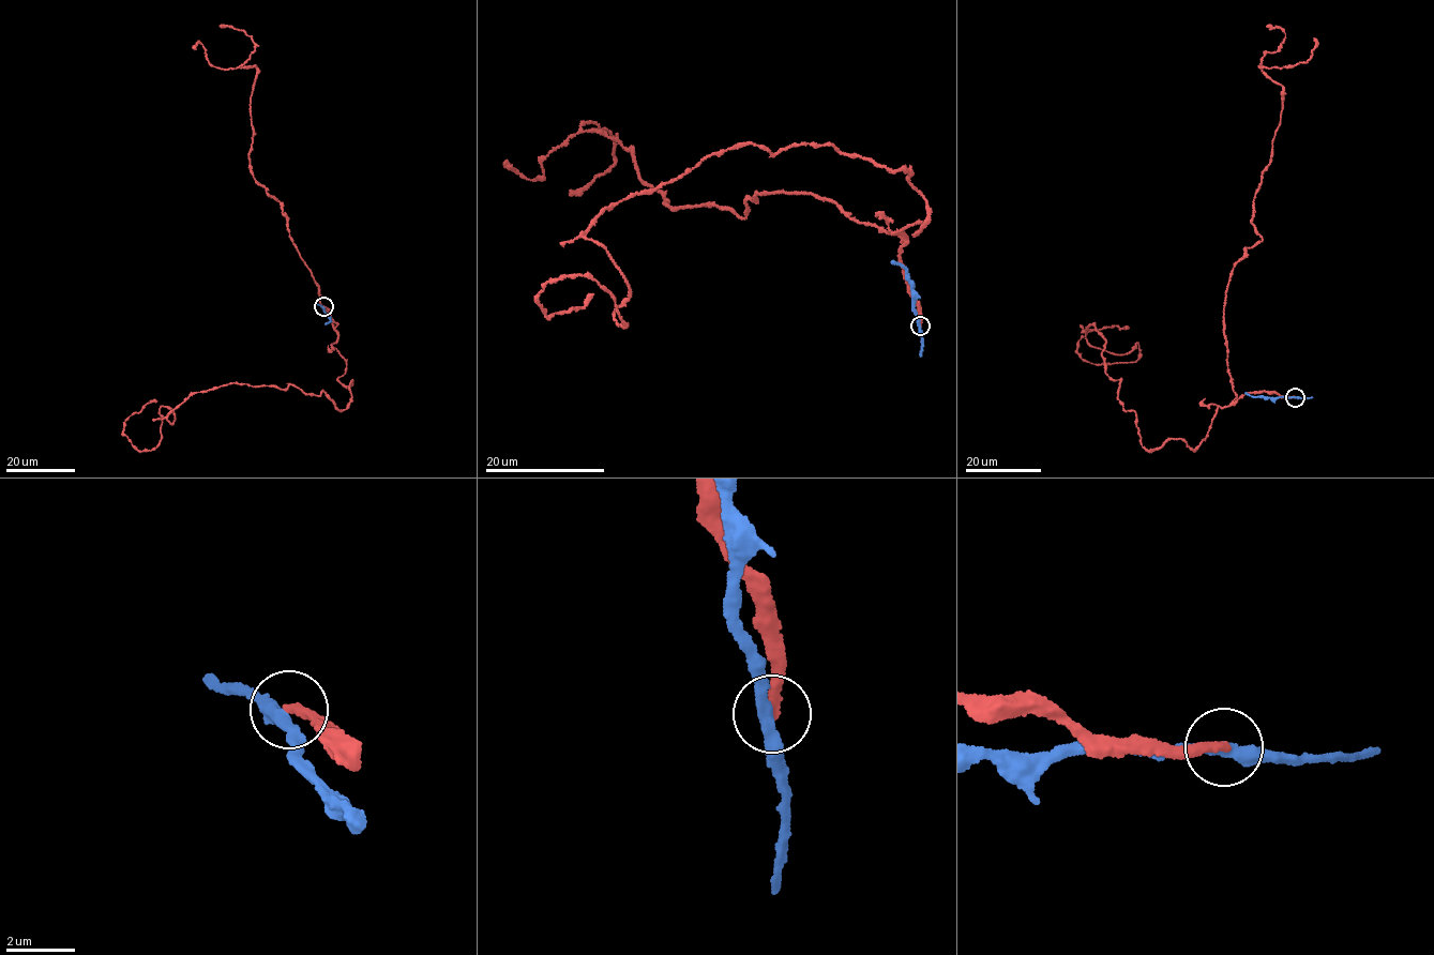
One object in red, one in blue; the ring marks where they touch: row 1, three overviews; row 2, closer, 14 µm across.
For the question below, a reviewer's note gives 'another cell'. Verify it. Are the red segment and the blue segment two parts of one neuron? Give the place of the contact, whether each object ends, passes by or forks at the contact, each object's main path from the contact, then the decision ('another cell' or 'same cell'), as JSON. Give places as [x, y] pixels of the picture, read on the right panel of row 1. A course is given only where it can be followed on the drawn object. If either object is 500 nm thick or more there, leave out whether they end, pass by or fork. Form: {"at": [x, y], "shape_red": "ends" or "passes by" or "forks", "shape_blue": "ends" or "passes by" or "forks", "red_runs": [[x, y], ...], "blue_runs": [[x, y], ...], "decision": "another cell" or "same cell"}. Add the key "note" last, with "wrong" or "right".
{"at": [1295, 397], "shape_red": "ends", "shape_blue": "passes by", "red_runs": [[1295, 396], [1242, 395], [1198, 445], [1148, 451], [1086, 328], [1138, 345], [1132, 363], [1076, 352], [1126, 329]], "blue_runs": [[1295, 396], [1270, 398], [1244, 393]], "decision": "another cell", "note": "right"}

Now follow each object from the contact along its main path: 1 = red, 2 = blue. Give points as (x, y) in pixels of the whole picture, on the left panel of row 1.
1: (322, 306), (346, 409), (224, 385), (174, 424), (160, 408), (140, 452), (123, 423), (156, 400)
2: (322, 306), (331, 320), (325, 323)

